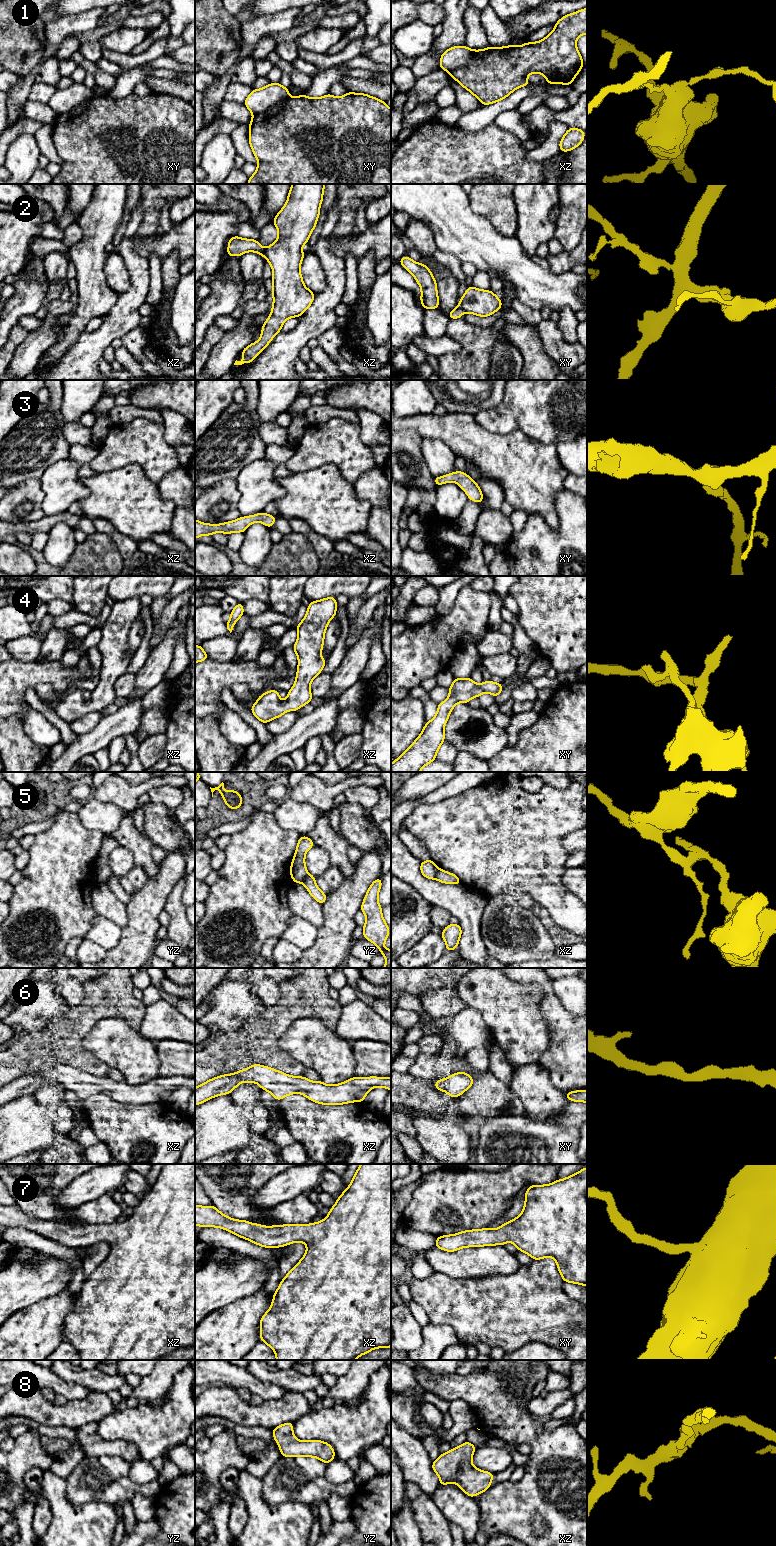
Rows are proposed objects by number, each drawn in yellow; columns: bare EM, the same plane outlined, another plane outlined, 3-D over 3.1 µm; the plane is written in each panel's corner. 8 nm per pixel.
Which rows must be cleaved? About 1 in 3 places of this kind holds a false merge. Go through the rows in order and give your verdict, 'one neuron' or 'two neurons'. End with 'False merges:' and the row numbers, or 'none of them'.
1: two neurons
2: two neurons
3: one neuron
4: one neuron
5: two neurons
6: one neuron
7: one neuron
8: one neuron
False merges: 1, 2, 5

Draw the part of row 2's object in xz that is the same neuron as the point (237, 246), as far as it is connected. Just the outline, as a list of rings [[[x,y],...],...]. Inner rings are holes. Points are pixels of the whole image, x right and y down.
[[[237,235],[229,239],[227,256],[240,257],[242,254],[251,251],[265,257],[265,248],[263,248],[257,240],[244,239]]]

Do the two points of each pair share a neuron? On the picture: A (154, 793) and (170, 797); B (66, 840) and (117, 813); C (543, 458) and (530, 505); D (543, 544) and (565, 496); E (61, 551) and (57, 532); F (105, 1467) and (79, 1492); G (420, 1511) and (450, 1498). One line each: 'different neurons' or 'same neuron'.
A: same neuron
B: different neurons
C: same neuron
D: same neuron
E: same neuron
F: same neuron
G: different neurons

